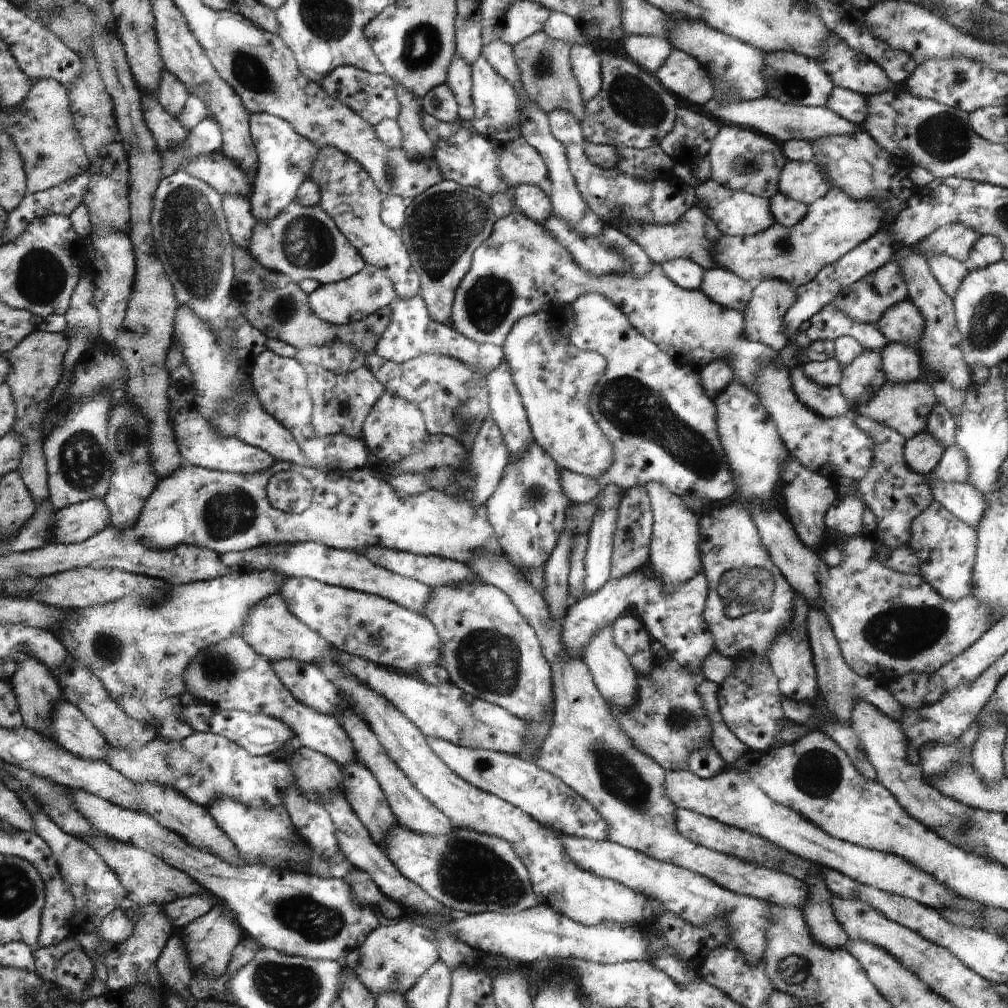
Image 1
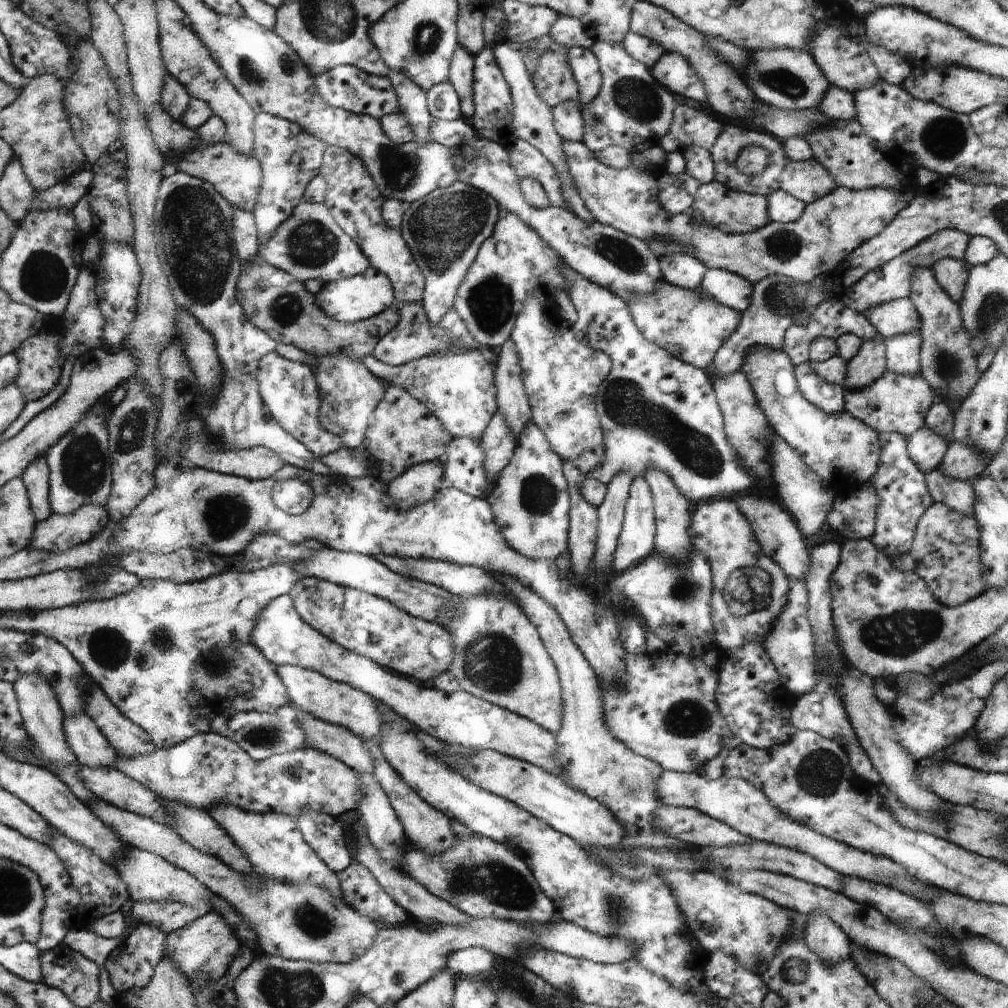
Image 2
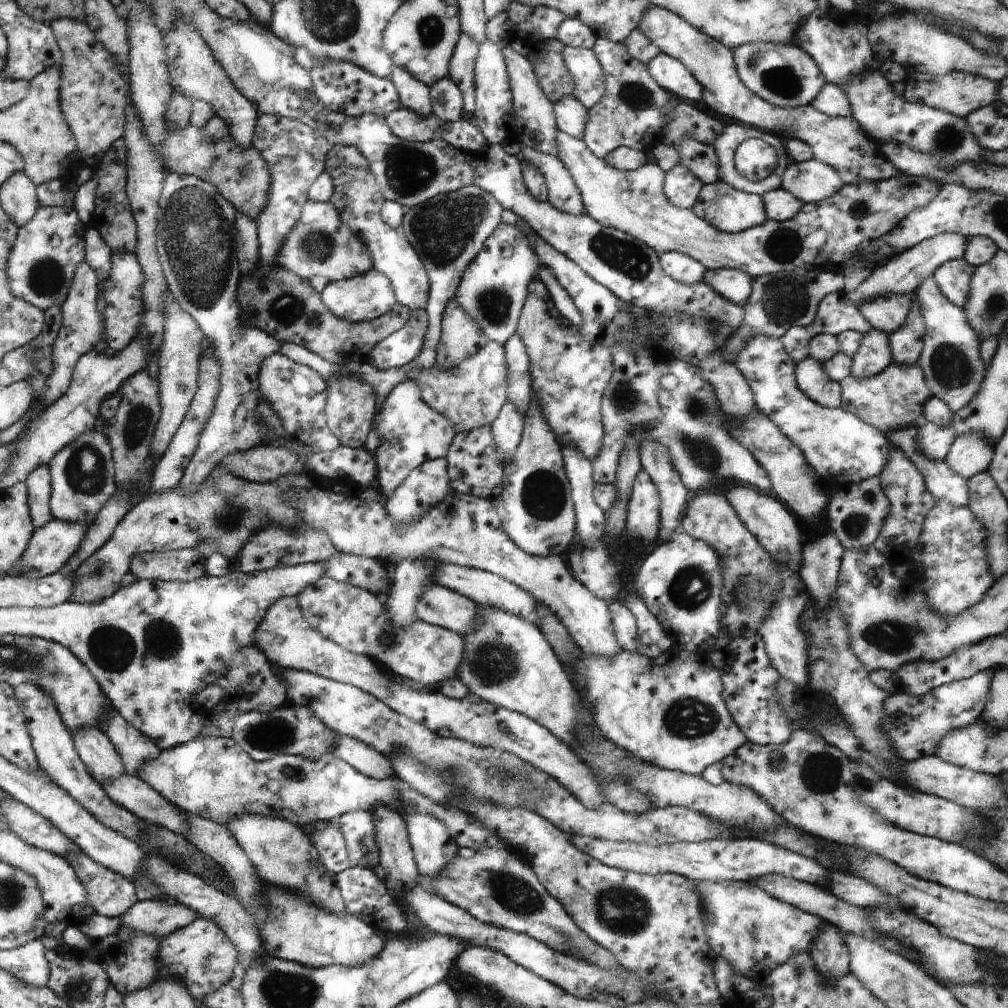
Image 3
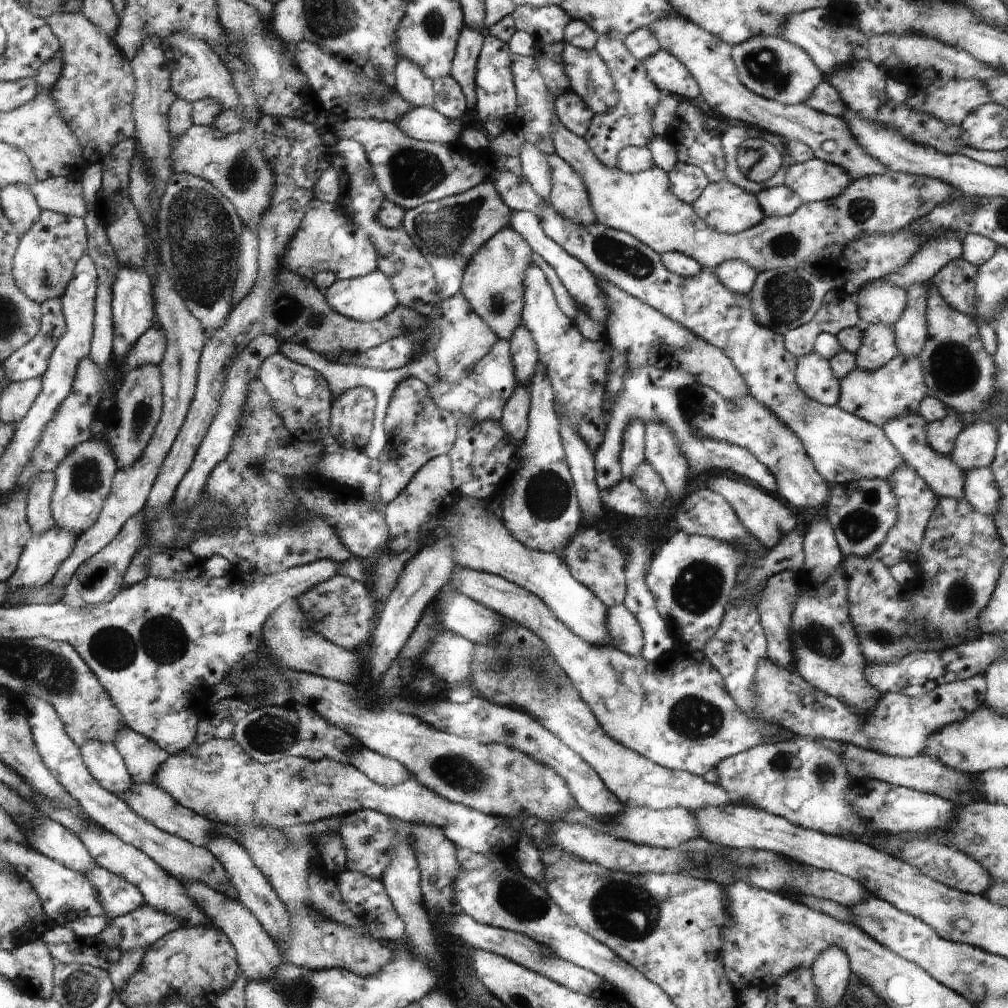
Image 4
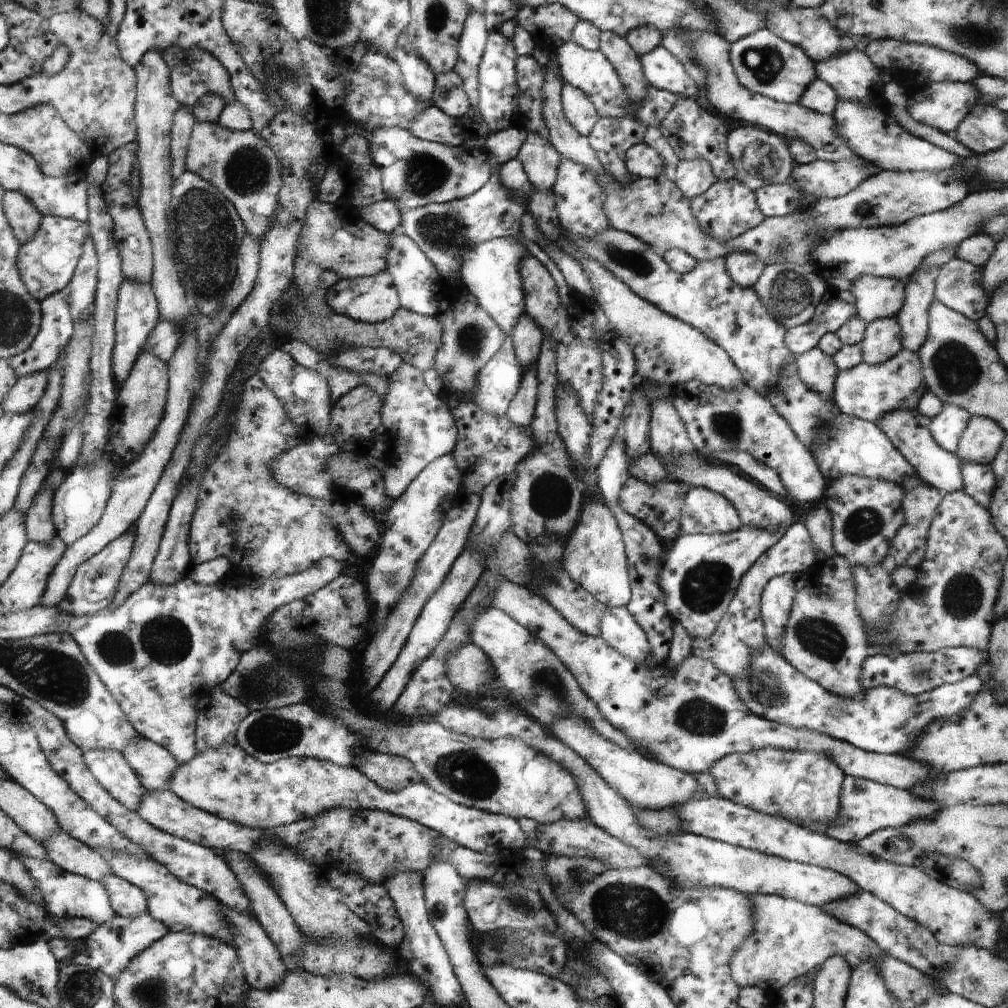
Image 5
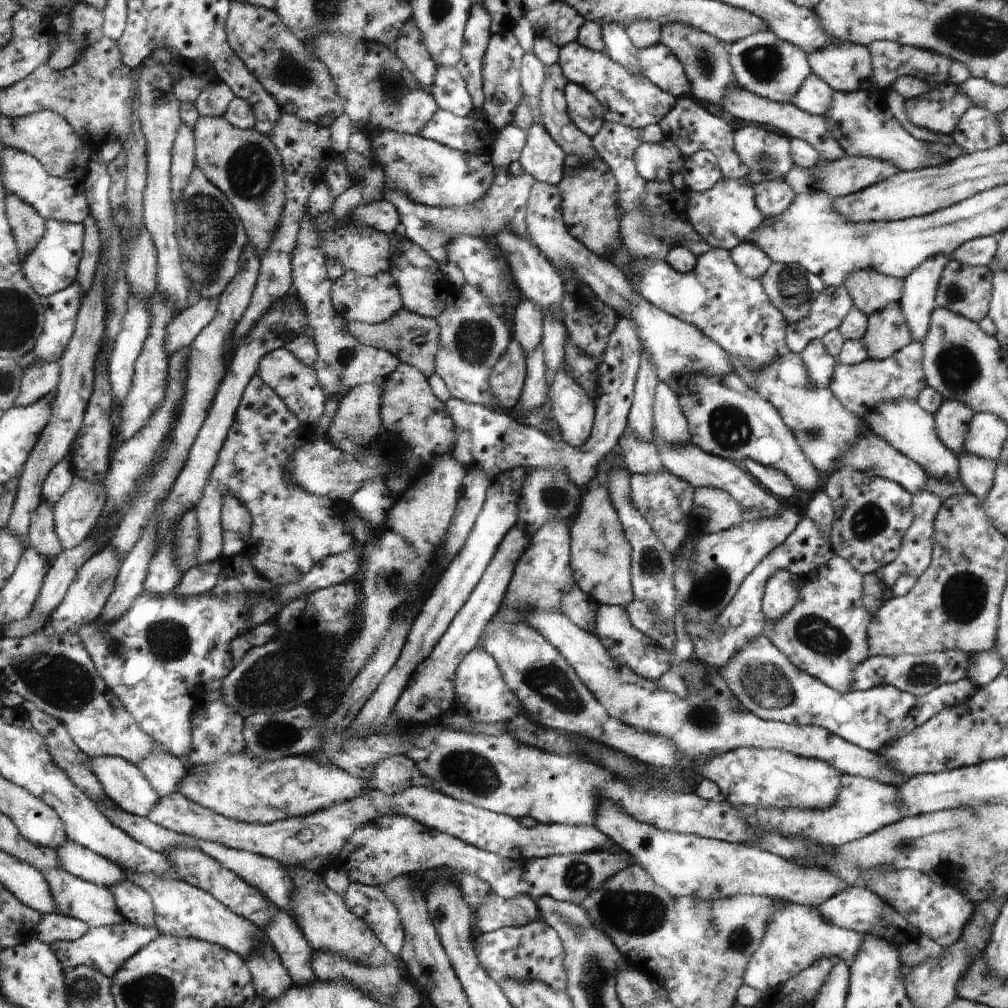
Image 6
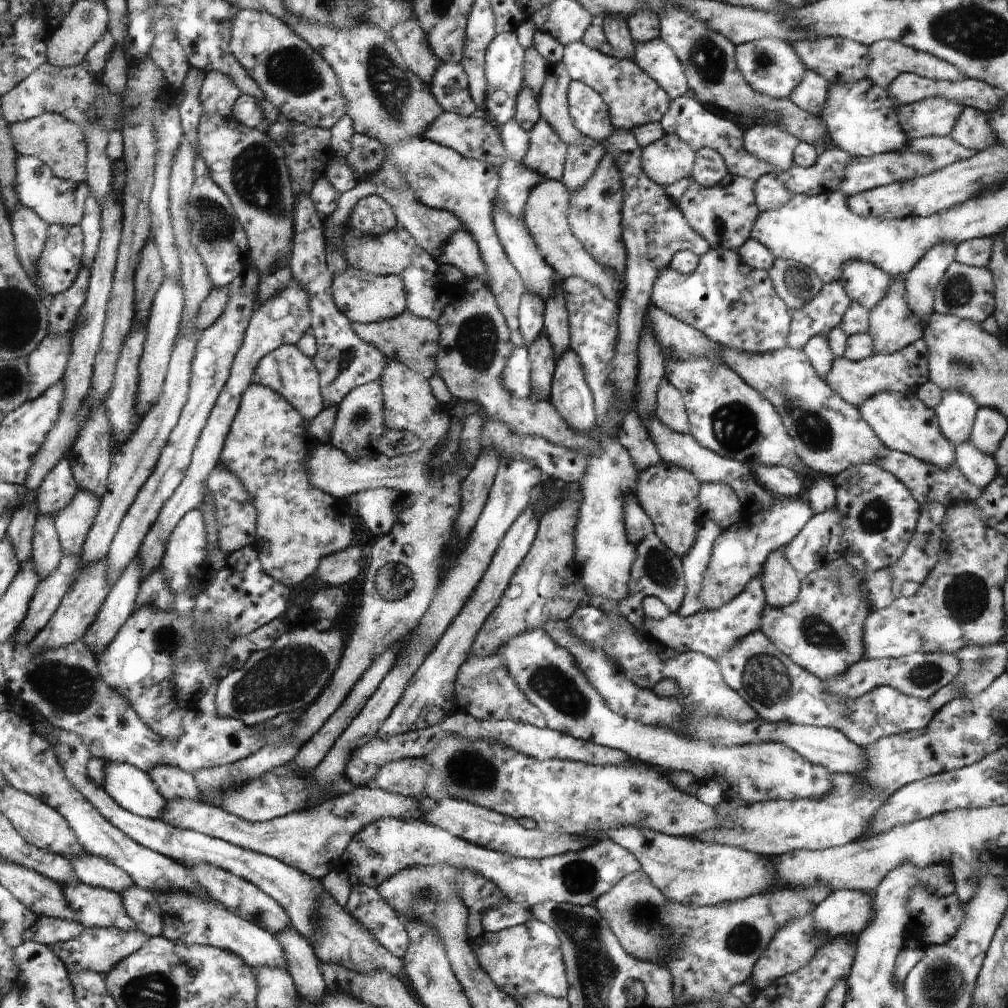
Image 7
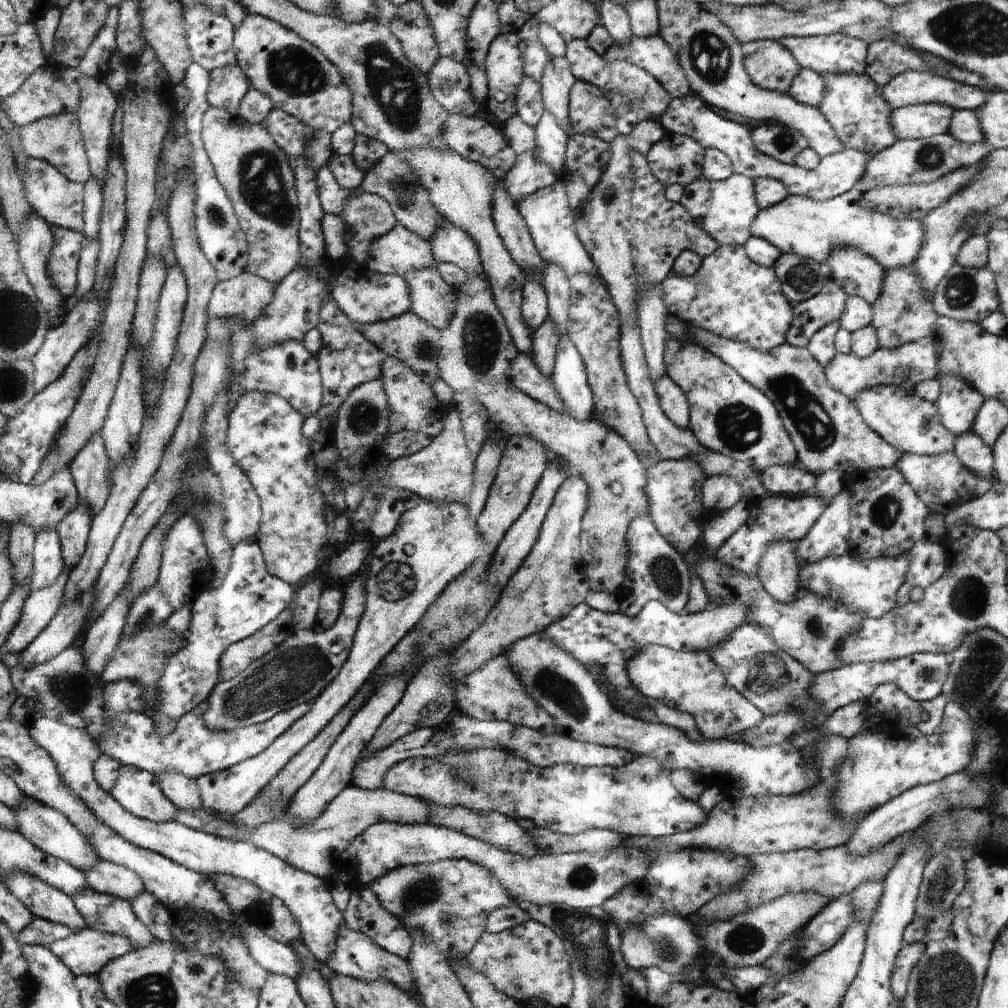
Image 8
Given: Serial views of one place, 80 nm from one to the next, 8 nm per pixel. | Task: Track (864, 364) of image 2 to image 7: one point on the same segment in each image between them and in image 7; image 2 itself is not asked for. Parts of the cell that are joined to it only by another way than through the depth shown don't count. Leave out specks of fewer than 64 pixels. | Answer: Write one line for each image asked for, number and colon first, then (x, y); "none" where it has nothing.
3: (874, 354)
4: (878, 346)
5: (882, 340)
6: (887, 332)
7: (892, 325)

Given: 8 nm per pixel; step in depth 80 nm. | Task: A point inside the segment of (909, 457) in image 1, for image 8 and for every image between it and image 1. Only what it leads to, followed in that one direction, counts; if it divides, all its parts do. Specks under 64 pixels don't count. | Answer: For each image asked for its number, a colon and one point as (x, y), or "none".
2: (926, 448)
3: (934, 442)
4: (941, 434)
5: (946, 428)
6: (952, 419)
7: (956, 412)
8: (958, 403)

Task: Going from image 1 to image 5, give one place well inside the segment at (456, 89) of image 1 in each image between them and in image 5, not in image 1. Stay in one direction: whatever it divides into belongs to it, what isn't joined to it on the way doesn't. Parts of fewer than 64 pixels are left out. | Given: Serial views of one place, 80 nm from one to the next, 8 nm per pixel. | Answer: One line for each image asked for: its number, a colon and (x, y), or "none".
2: (461, 69)
3: (462, 68)
4: (469, 46)
5: (473, 39)

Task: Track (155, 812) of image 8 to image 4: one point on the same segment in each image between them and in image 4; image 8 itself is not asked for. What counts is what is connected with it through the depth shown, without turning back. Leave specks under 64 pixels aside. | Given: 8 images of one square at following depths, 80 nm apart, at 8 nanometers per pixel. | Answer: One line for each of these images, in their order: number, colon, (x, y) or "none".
4: (107, 766)
5: (115, 774)
6: (123, 783)
7: (132, 788)

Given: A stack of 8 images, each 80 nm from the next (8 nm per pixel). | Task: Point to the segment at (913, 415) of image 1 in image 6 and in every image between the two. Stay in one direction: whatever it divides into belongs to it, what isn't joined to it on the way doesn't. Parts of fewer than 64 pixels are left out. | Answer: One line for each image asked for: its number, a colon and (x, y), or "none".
2: (895, 403)
3: (893, 398)
4: (896, 389)
5: (866, 391)
6: (859, 387)

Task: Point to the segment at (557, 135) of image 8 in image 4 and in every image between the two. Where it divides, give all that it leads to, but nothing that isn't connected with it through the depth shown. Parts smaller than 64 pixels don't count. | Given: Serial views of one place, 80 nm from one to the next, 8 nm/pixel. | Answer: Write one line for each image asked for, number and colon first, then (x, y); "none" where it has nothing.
4: (537, 170)
5: (540, 160)
6: (543, 158)
7: (547, 153)

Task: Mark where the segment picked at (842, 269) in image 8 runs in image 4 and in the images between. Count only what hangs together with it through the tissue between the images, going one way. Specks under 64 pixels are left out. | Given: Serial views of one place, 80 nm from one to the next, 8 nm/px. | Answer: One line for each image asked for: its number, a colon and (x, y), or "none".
4: (880, 302)
5: (876, 297)
6: (870, 290)
7: (864, 283)

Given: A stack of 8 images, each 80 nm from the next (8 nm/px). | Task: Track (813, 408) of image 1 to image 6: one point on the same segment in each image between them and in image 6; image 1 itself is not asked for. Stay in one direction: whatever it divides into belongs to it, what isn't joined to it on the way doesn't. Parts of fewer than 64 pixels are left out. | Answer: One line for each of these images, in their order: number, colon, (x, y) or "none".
2: (829, 397)
3: (810, 375)
4: (816, 378)
5: (818, 371)
6: (820, 364)

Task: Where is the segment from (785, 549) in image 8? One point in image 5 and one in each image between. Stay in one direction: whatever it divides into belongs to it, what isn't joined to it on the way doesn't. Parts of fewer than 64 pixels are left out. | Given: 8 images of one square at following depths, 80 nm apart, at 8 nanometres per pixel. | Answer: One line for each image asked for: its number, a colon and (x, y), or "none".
5: (777, 597)
6: (781, 593)
7: (781, 583)

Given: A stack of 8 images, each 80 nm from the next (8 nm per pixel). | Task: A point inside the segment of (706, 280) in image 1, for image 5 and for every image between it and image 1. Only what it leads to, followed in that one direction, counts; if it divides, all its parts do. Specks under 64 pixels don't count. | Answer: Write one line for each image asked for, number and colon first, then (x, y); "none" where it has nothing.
2: (727, 288)
3: (734, 284)
4: (738, 276)
5: (745, 268)

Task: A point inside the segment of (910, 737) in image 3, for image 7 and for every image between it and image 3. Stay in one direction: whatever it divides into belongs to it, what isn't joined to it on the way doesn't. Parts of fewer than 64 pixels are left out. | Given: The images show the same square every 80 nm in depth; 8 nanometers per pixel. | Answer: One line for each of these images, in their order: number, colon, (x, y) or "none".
4: (899, 725)
5: (885, 720)
6: (763, 679)
7: (780, 691)

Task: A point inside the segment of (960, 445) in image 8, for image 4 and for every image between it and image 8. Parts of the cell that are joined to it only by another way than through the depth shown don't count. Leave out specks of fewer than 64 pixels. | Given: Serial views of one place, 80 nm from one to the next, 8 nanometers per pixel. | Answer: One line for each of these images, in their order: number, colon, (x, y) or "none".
4: (981, 491)
5: (978, 479)
6: (976, 473)
7: (980, 468)

